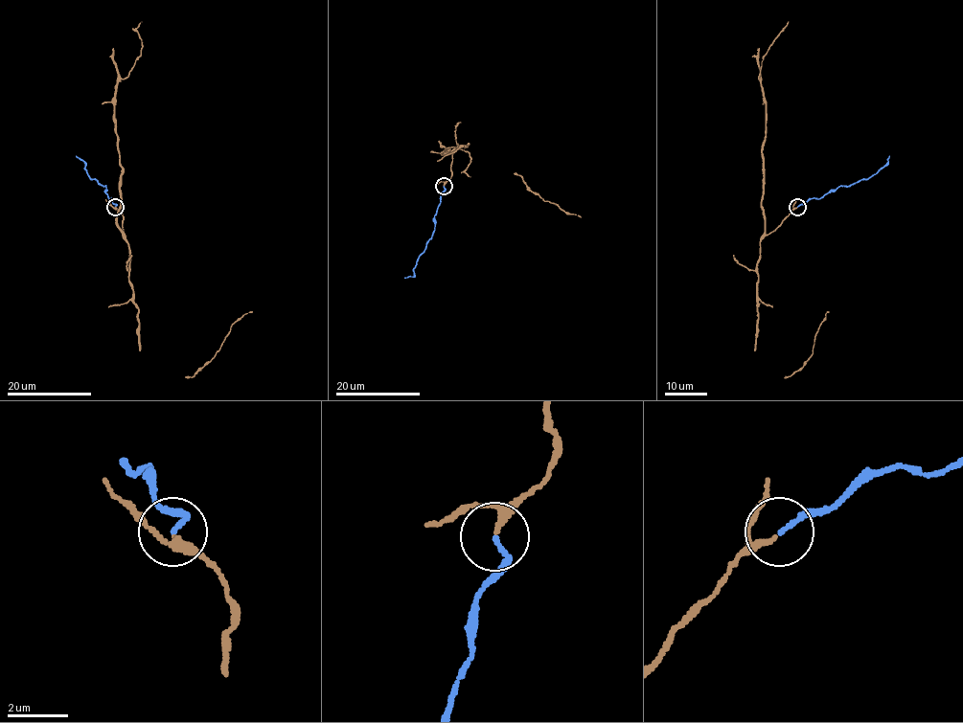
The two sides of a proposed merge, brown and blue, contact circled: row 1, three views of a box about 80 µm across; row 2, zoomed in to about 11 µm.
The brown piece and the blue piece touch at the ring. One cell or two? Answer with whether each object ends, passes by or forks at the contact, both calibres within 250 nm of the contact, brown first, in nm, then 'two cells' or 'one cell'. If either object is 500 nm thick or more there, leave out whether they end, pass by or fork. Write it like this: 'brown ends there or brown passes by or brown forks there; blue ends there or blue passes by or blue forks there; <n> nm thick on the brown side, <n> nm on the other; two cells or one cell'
brown passes by; blue ends there; 160 nm thick on the brown side, 140 nm on the other; one cell

